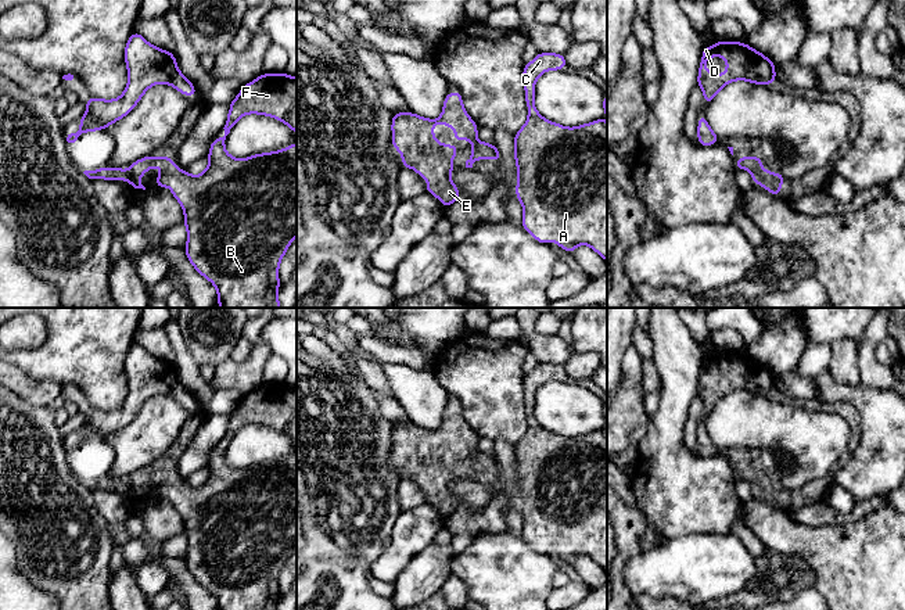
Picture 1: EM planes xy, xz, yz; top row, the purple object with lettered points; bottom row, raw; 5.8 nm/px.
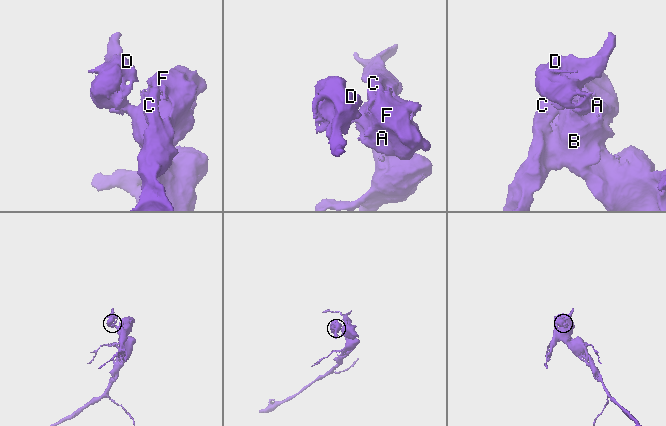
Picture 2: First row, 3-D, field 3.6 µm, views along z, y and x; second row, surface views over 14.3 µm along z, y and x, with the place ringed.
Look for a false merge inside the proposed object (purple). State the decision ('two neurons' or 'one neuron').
one neuron

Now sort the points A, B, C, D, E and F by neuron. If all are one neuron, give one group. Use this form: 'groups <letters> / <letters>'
groups A B C D E F

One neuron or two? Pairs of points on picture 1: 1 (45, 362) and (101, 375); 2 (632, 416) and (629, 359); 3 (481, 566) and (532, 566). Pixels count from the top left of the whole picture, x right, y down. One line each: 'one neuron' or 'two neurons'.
1: one neuron
2: one neuron
3: one neuron

